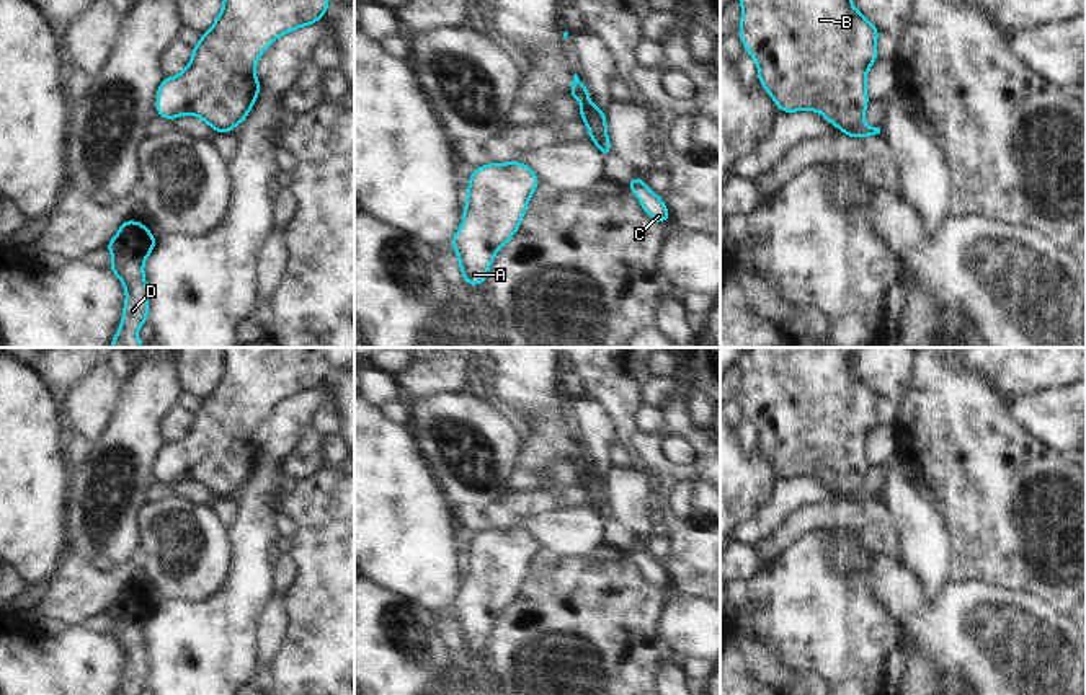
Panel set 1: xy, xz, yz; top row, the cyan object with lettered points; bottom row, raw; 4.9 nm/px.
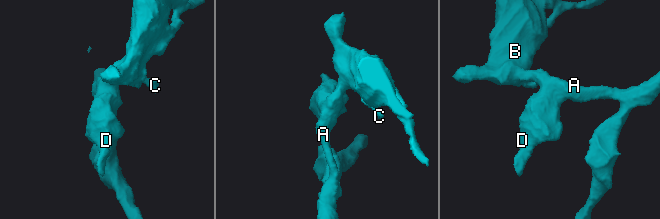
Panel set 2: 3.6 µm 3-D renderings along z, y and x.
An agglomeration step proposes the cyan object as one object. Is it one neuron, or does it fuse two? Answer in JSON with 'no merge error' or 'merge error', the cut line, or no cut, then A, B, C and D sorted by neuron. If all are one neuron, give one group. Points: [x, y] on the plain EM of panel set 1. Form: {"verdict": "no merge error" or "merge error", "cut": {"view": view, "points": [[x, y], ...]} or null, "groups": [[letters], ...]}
{"verdict": "merge error", "cut": {"view": "yz", "points": [[859, 486], [843, 496]]}, "groups": [["A", "B", "D"], ["C"]]}

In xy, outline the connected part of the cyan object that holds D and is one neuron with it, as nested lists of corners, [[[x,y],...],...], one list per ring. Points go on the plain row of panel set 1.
[[[126,584],[118,600],[105,610],[113,618],[109,635],[121,644],[127,661],[118,695],[139,695],[147,688],[149,656],[142,631],[155,609],[157,604],[144,589]]]

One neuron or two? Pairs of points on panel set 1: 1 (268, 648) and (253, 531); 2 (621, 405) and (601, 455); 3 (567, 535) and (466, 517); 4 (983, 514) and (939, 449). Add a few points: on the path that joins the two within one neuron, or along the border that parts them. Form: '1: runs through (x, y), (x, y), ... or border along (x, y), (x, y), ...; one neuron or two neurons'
1: border along (270, 599), (258, 615), (257, 645); two neurons
2: border along (588, 397), (606, 413), (616, 438); two neurons
3: runs through (542, 526), (490, 517); one neuron
4: runs through (983, 498), (983, 493), (956, 465); one neuron

